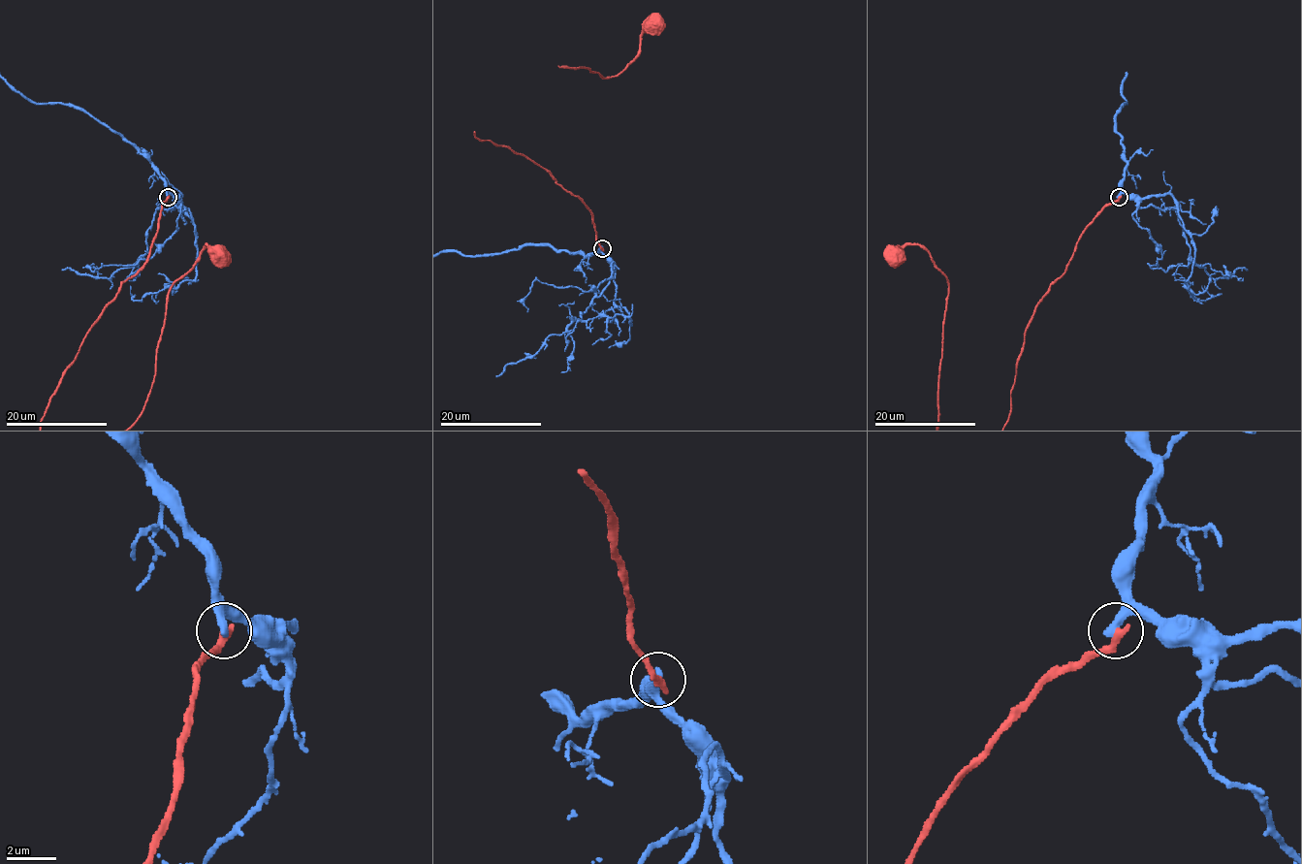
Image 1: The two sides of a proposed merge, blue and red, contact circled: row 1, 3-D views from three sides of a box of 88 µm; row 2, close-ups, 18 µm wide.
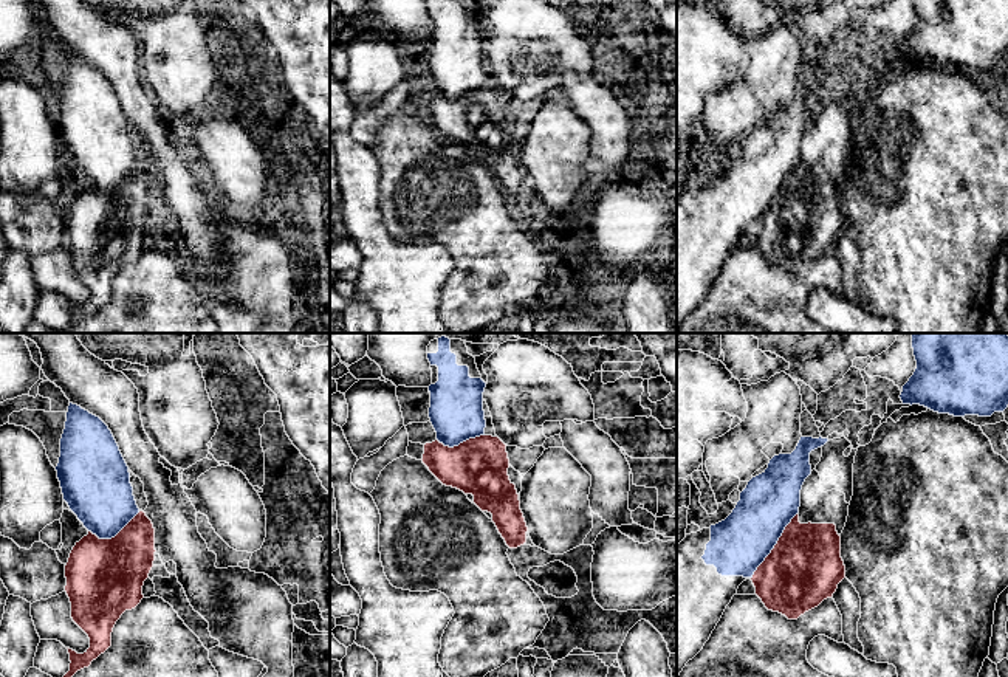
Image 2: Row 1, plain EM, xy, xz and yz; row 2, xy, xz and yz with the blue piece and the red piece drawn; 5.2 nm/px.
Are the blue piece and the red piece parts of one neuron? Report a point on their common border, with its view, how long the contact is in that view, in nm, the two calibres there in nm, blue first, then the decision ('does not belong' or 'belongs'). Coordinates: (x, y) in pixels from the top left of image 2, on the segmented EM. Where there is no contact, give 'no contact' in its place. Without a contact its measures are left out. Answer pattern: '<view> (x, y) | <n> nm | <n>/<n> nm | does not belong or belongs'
yz (774, 544) | 420 nm | 300/380 nm | does not belong

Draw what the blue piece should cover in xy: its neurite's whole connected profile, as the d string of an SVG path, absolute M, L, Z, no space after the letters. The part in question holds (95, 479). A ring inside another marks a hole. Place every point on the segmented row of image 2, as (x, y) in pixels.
M73 403L56 471L63 500L99 539L115 538L139 513L129 466L111 431Z

